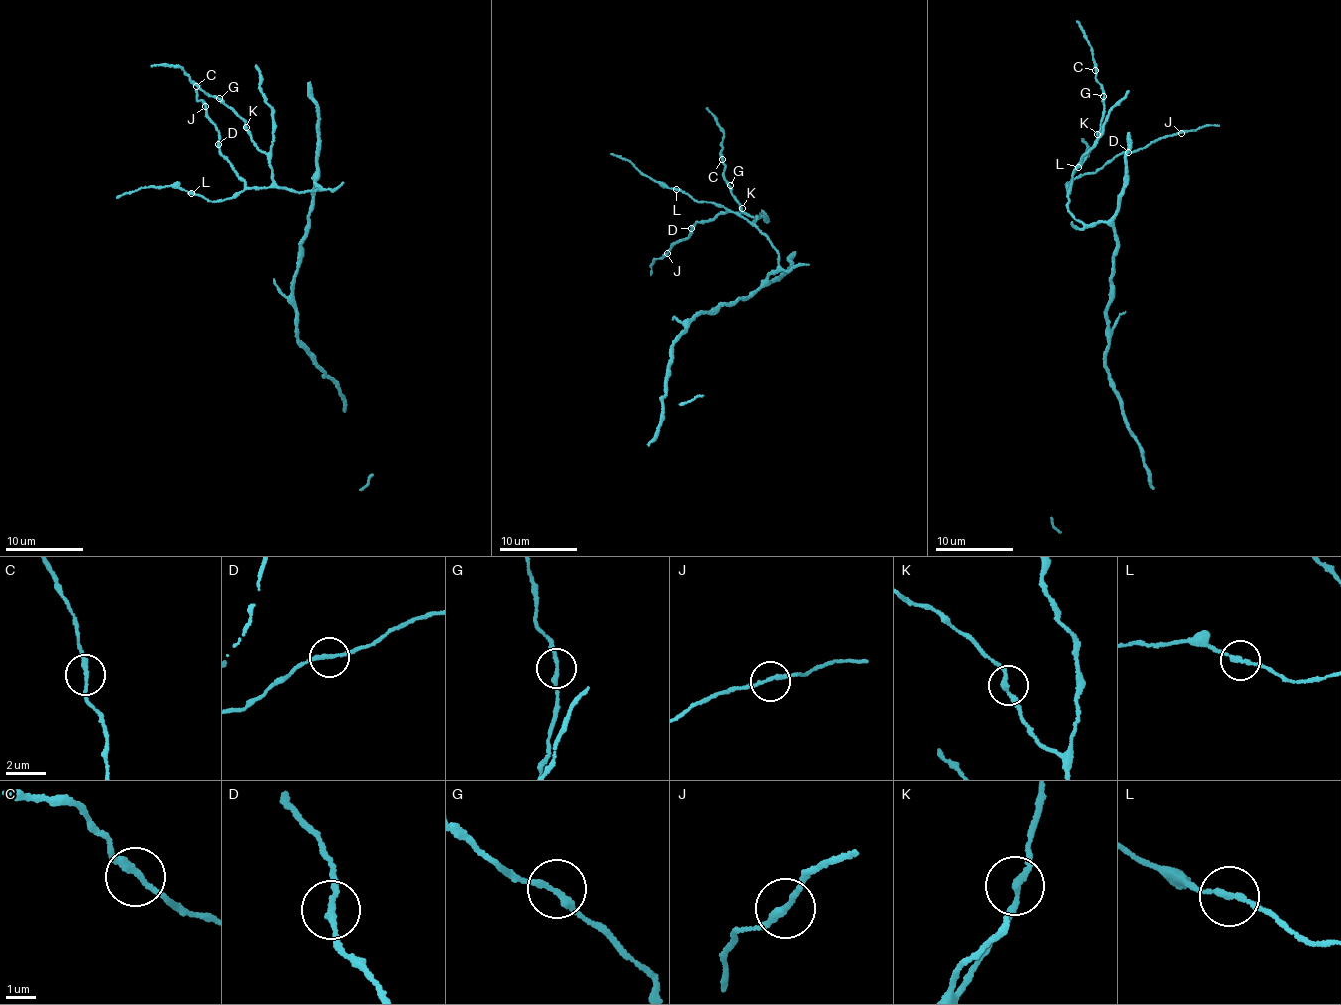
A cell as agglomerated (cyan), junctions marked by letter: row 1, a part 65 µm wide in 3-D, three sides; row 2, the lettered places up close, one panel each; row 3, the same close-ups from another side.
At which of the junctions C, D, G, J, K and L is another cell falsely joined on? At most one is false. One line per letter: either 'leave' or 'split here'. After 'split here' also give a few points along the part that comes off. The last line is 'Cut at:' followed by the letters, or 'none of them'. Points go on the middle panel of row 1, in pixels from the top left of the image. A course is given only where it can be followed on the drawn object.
C: leave
D: leave
G: leave
J: leave
K: leave
L: leave
Cut at: none of them

